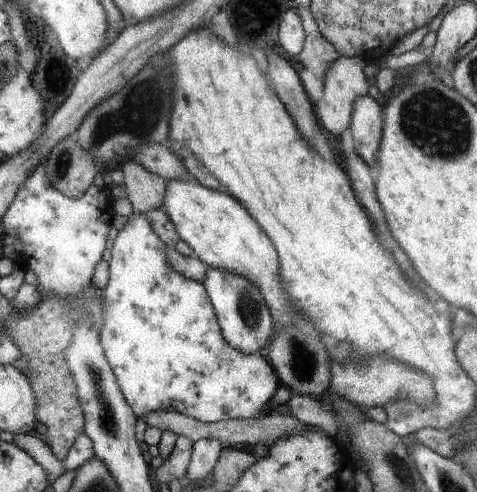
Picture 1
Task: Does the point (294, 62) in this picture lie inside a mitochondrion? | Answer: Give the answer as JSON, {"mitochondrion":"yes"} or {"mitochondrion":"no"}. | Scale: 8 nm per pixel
{"mitochondrion":"no"}

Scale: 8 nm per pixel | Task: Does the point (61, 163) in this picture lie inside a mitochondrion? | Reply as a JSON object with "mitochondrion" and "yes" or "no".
{"mitochondrion":"yes"}

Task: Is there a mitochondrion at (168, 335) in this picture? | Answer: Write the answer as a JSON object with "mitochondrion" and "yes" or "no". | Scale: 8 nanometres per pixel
{"mitochondrion":"no"}

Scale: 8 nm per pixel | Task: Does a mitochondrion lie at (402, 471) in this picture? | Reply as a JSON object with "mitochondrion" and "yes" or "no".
{"mitochondrion":"yes"}

